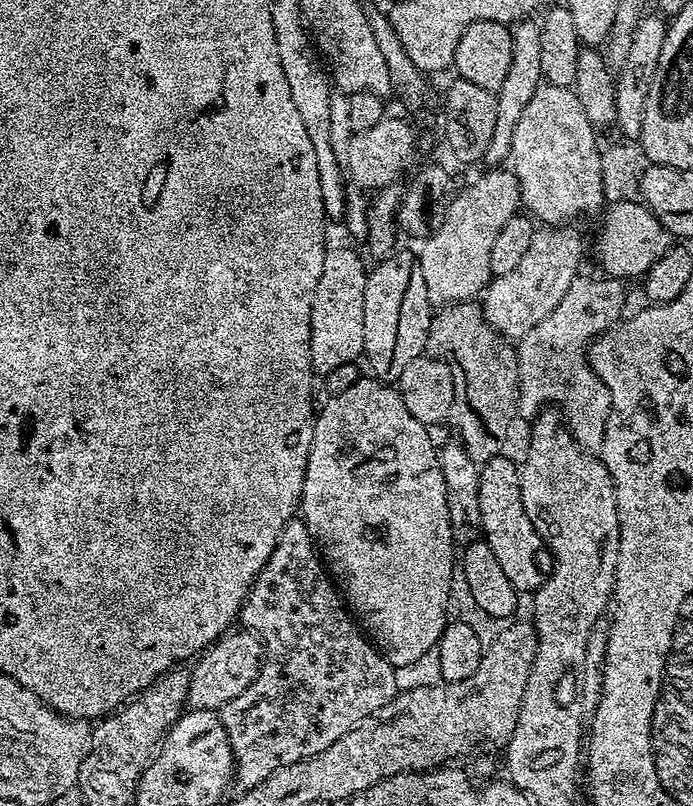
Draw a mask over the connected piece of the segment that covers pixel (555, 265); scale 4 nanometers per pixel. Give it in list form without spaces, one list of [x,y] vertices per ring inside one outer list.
[[[540,230],[530,242],[522,262],[510,274],[493,276],[482,293],[482,307],[488,325],[509,340],[519,341],[536,326],[565,297],[567,287],[578,269],[572,265],[572,252],[568,249],[568,236],[564,230]]]

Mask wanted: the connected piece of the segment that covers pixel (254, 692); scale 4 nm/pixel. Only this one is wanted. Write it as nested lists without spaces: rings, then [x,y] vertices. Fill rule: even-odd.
[[[284,592],[284,600],[272,600],[272,612],[276,612],[276,608],[280,608],[280,613],[284,615],[286,612],[304,612],[299,615],[300,620],[292,620],[292,624],[284,631],[288,634],[288,640],[284,640],[286,648],[278,649],[278,654],[283,654],[284,660],[276,660],[276,664],[272,664],[272,668],[268,668],[268,672],[259,672],[256,681],[243,690],[242,694],[234,698],[229,704],[224,705],[222,709],[222,726],[228,735],[228,741],[232,747],[232,759],[234,761],[234,780],[237,785],[241,784],[241,789],[247,790],[258,786],[262,782],[266,782],[266,778],[270,778],[270,774],[274,774],[280,768],[290,766],[299,760],[308,760],[311,756],[317,756],[322,750],[326,750],[326,746],[330,746],[334,742],[338,742],[338,738],[342,738],[342,734],[346,734],[354,725],[360,724],[363,720],[374,715],[378,710],[382,710],[382,706],[389,704],[395,696],[398,695],[396,686],[396,669],[392,663],[380,653],[380,649],[372,643],[371,639],[358,627],[357,621],[343,607],[335,608],[332,604],[320,604],[320,600],[316,594],[309,596],[292,596],[292,600],[288,600],[288,592]],[[296,644],[305,644],[307,648],[320,648],[317,652],[313,651],[305,660],[288,660],[288,654],[292,652],[292,648],[296,648]],[[331,644],[336,644],[336,649],[328,648]]]

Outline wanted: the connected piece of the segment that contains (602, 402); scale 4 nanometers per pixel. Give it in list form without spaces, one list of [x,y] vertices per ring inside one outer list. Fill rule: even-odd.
[[[580,350],[580,354],[576,354],[574,358],[572,358],[572,354],[556,354],[554,360],[548,360],[548,362],[544,362],[544,366],[540,366],[540,370],[532,370],[532,366],[530,366],[530,372],[519,374],[520,392],[517,400],[519,417],[524,417],[526,420],[535,419],[541,410],[549,405],[546,403],[559,402],[562,405],[558,406],[561,408],[565,424],[576,443],[587,452],[599,453],[604,446],[606,422],[609,421],[609,416],[612,413],[612,395],[609,388],[605,386],[604,382],[598,380],[592,369],[589,369],[587,350]]]

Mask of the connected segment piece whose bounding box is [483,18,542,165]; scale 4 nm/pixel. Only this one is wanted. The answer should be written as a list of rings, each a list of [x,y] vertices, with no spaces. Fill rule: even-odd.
[[[525,18],[516,21],[510,28],[512,34],[512,54],[510,56],[510,70],[506,70],[506,78],[496,94],[498,115],[494,117],[494,138],[490,138],[490,146],[486,150],[483,163],[500,164],[509,159],[514,142],[514,126],[518,126],[518,118],[522,118],[522,110],[534,98],[534,90],[542,83],[542,61],[538,42],[542,42],[540,20]]]

